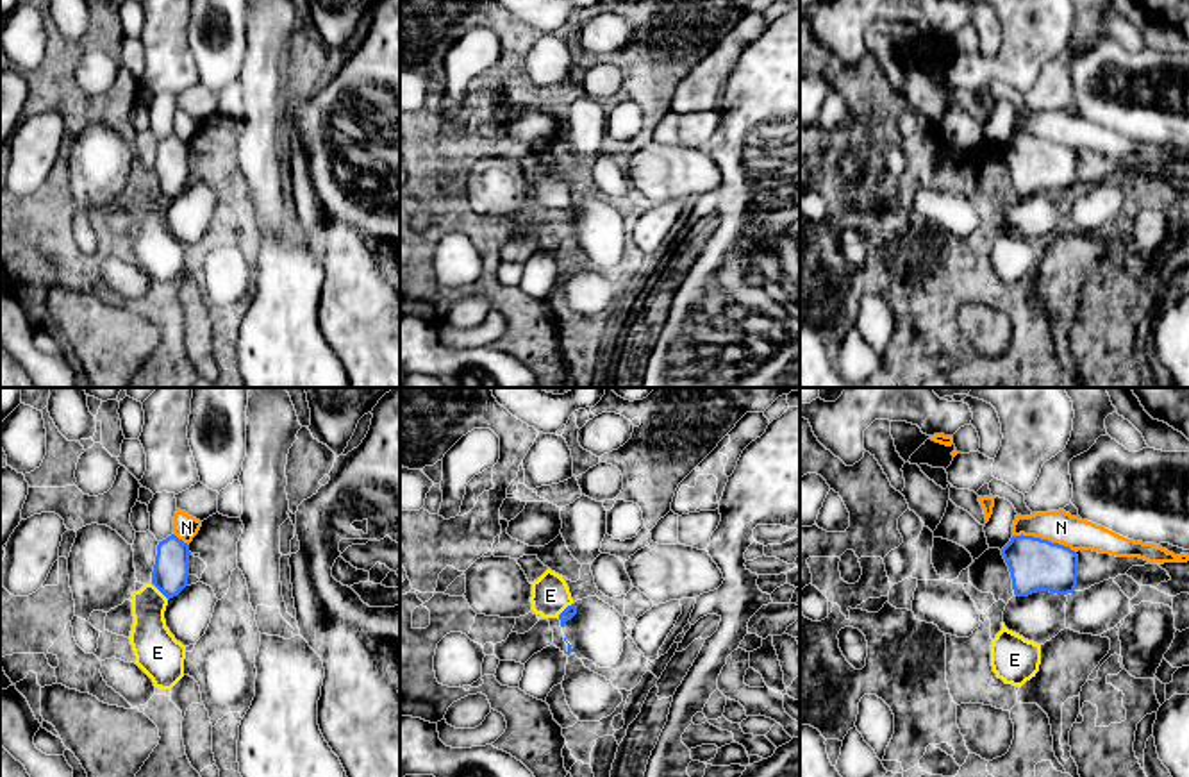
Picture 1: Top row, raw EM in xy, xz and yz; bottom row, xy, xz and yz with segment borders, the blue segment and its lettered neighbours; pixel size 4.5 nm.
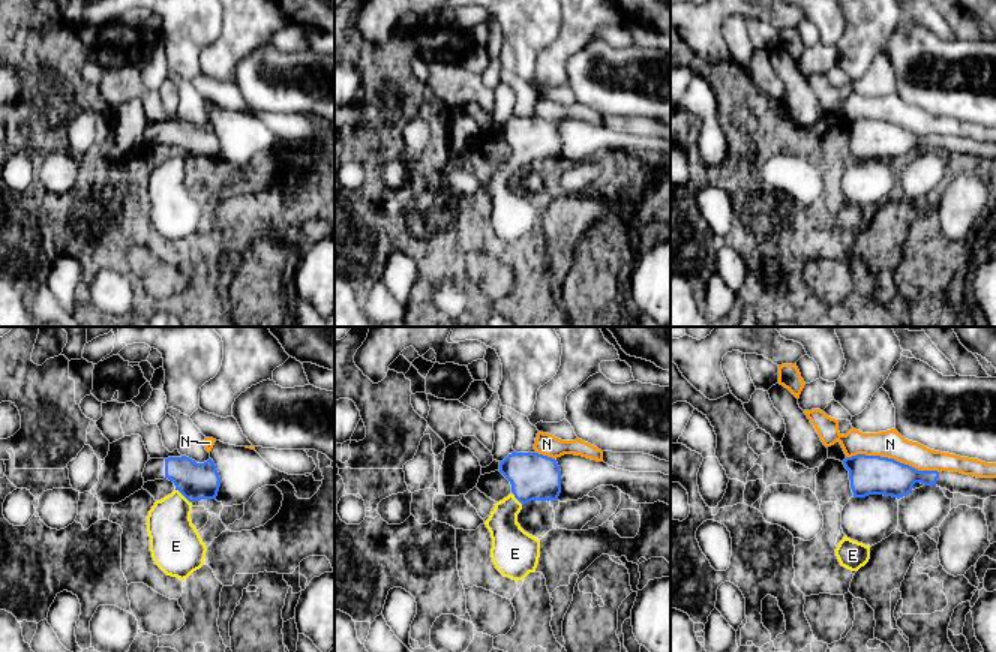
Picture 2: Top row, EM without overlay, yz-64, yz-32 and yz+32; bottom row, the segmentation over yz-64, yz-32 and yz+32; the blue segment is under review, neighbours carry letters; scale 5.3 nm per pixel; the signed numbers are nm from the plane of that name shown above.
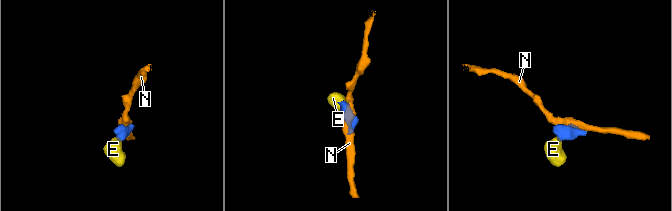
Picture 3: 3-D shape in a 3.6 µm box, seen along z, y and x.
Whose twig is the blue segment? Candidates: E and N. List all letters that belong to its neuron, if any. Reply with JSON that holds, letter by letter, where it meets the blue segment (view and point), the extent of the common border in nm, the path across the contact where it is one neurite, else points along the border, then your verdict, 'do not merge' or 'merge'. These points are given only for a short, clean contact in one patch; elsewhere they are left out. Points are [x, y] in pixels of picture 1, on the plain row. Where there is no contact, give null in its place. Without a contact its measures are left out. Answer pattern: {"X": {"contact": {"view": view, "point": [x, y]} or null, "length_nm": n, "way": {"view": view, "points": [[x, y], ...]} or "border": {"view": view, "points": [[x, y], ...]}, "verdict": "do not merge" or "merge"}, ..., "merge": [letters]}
{"E": {"contact": {"view": "xy", "point": [161, 192]}, "length_nm": 110, "way": {"view": "xy", "points": [[170, 174], [161, 192], [154, 199], [154, 245]]}, "verdict": "merge"}, "N": {"contact": {"view": "yz", "point": [1045, 140]}, "length_nm": 300, "border": {"view": "yz", "points": [[1013, 134], [1047, 138], [1068, 145], [1075, 152]]}, "verdict": "do not merge"}, "merge": ["E"]}

